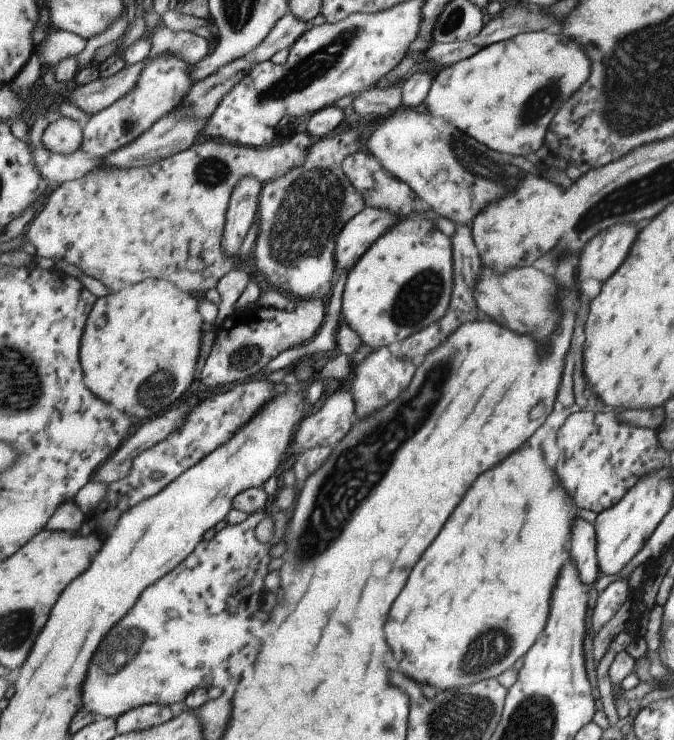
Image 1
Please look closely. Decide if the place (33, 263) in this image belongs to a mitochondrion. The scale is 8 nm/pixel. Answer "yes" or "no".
no

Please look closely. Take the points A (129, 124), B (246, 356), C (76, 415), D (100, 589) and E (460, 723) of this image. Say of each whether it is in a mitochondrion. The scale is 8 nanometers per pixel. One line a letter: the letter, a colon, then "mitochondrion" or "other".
A: mitochondrion
B: mitochondrion
C: other
D: other
E: mitochondrion

